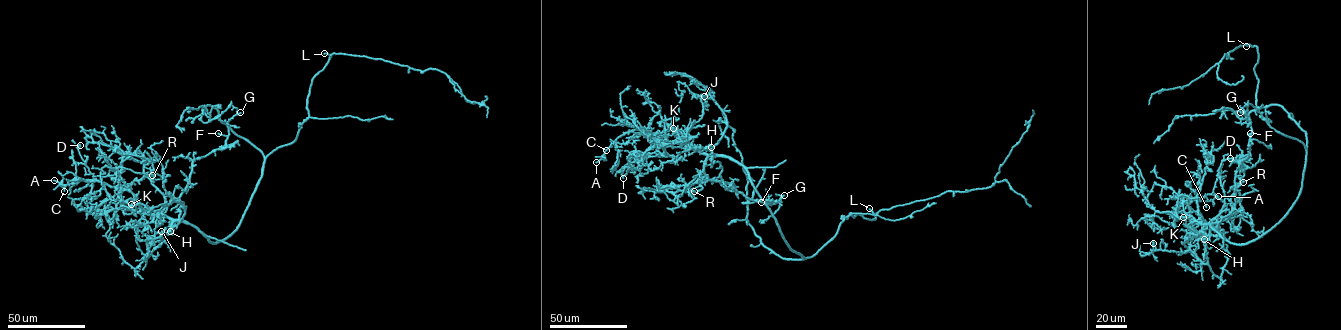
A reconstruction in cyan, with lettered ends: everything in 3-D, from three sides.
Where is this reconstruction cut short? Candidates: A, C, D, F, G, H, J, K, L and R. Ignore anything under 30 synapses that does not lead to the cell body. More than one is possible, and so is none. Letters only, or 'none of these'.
L

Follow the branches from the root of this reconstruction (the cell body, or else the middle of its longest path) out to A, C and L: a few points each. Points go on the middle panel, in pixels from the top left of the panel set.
A: (808, 257), (788, 245), (747, 171), (728, 157), (663, 143), (640, 129), (619, 136), (596, 162)
C: (808, 257), (788, 245), (747, 171), (733, 160), (663, 143), (642, 129), (625, 133), (606, 150)
L: (808, 257), (835, 235), (840, 223), (851, 213), (853, 217), (859, 214), (874, 219), (875, 216), (869, 208)

